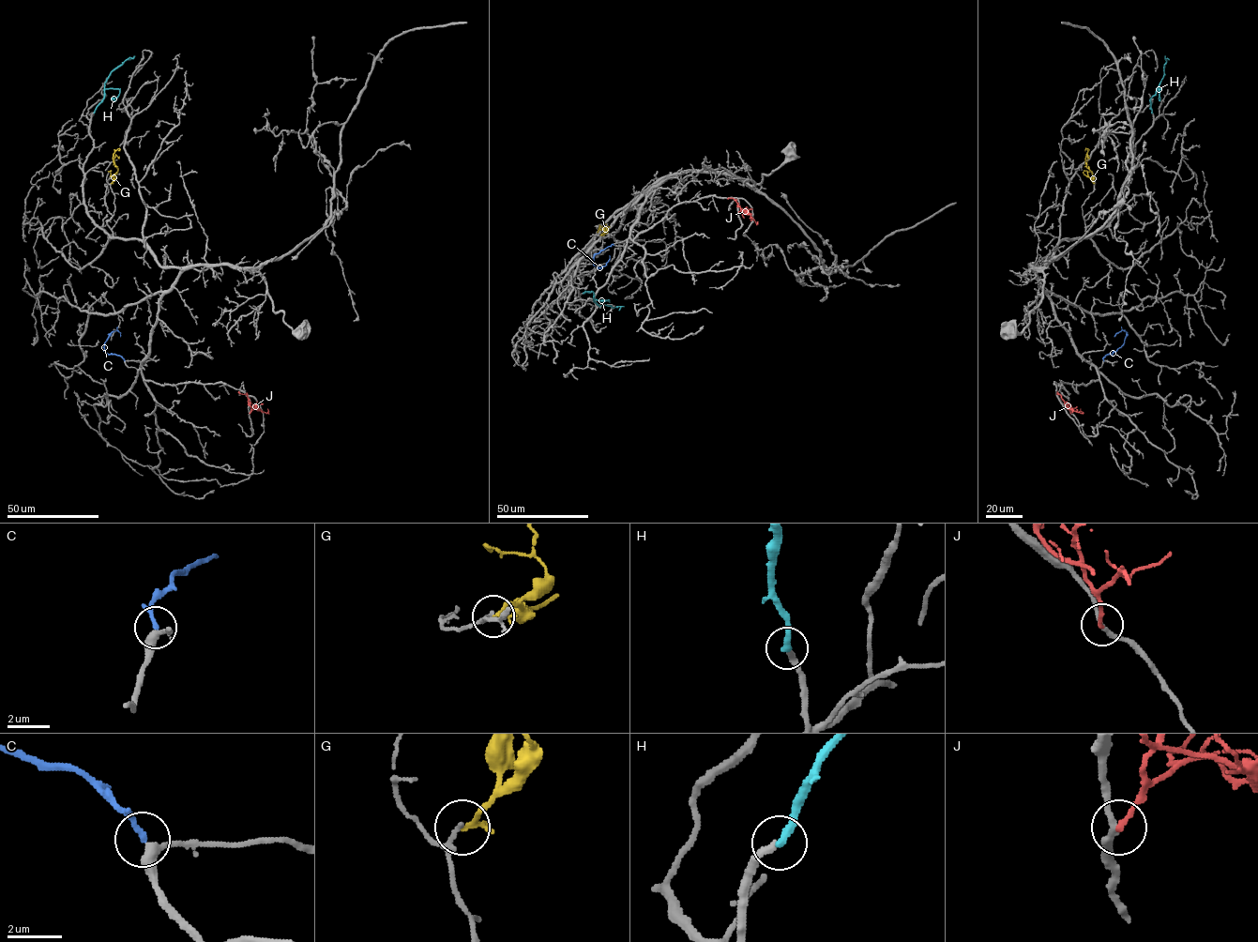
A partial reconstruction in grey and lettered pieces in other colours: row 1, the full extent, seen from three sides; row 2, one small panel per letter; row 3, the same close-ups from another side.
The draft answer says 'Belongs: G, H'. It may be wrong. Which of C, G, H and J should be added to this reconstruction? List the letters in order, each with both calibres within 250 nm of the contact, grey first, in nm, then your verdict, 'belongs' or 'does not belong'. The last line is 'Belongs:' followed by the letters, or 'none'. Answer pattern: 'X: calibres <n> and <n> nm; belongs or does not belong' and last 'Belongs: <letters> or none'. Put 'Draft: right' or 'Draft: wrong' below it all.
C: calibres 340 and 200 nm; belongs
G: calibres 140 and 200 nm; does not belong
H: calibres 240 and 320 nm; belongs
J: calibres 240 and 200 nm; does not belong
Belongs: C, H
Draft: wrong

